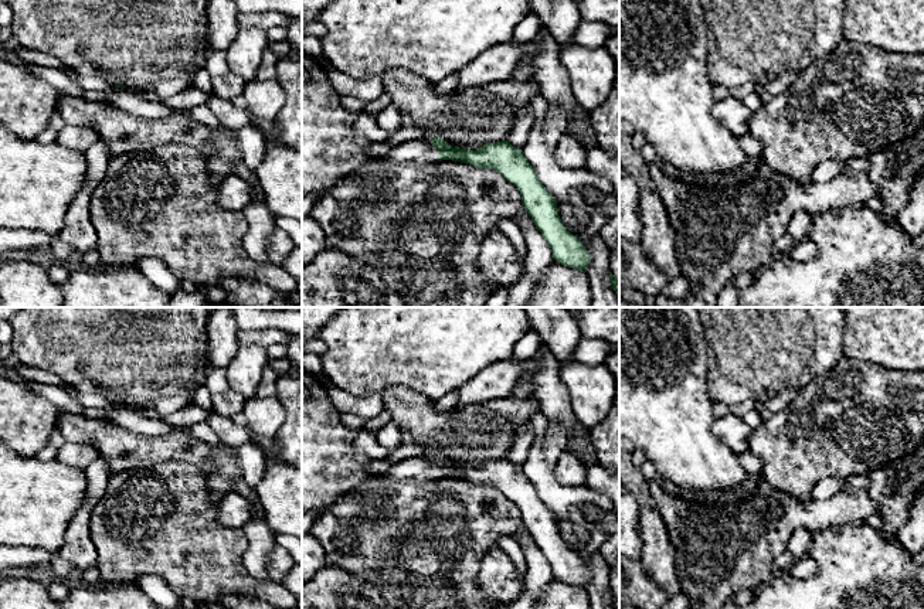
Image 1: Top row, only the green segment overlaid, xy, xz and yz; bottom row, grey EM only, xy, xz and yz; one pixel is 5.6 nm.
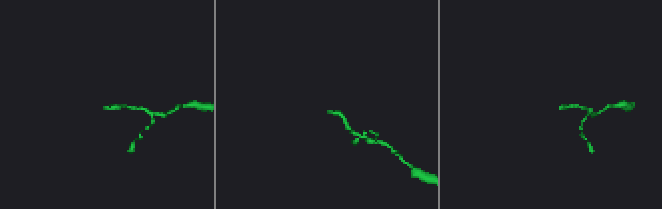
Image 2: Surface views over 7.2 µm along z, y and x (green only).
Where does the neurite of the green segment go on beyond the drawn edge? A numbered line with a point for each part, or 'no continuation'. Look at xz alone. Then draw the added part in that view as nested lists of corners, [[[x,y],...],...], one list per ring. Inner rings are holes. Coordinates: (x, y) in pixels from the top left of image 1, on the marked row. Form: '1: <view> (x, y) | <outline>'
1: xz (420, 152) | [[[410,140],[393,146],[385,154],[366,160],[363,166],[364,174],[377,174],[384,171],[395,171],[408,166],[427,166],[438,161],[438,149],[431,140]]]

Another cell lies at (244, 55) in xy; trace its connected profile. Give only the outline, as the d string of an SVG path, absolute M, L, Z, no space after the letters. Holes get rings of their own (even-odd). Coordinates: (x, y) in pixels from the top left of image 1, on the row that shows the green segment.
M242 28L225 50L228 68L245 82L257 79L264 51L268 48L266 33L262 28Z

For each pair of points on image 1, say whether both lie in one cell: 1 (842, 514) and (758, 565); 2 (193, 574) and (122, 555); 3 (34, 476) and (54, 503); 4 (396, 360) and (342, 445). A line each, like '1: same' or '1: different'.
1: same
2: same
3: same
4: different

